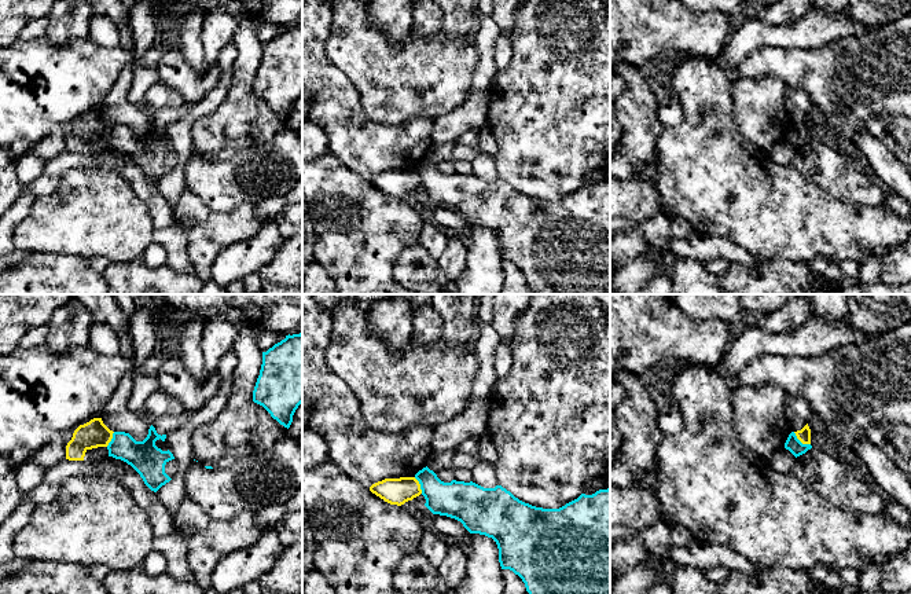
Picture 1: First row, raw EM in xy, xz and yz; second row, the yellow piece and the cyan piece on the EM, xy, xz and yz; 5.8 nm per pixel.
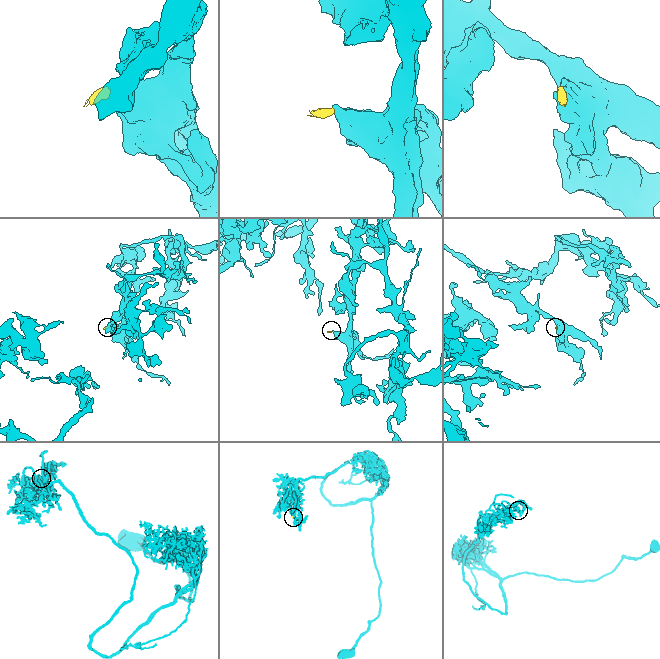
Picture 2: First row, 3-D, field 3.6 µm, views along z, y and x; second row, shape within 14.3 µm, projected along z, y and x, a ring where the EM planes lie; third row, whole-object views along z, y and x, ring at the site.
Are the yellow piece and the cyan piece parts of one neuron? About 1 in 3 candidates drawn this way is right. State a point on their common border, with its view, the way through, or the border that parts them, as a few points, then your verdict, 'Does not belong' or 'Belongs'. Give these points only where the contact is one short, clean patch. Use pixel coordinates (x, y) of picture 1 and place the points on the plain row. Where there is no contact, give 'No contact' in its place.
Touches yellow at yz (801, 134). Boundary: yz (793, 124), (803, 135), (810, 136). Does not belong

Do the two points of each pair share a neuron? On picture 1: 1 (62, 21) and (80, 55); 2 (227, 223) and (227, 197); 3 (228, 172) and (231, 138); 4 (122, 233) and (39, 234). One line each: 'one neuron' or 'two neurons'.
1: two neurons
2: two neurons
3: two neurons
4: one neuron

